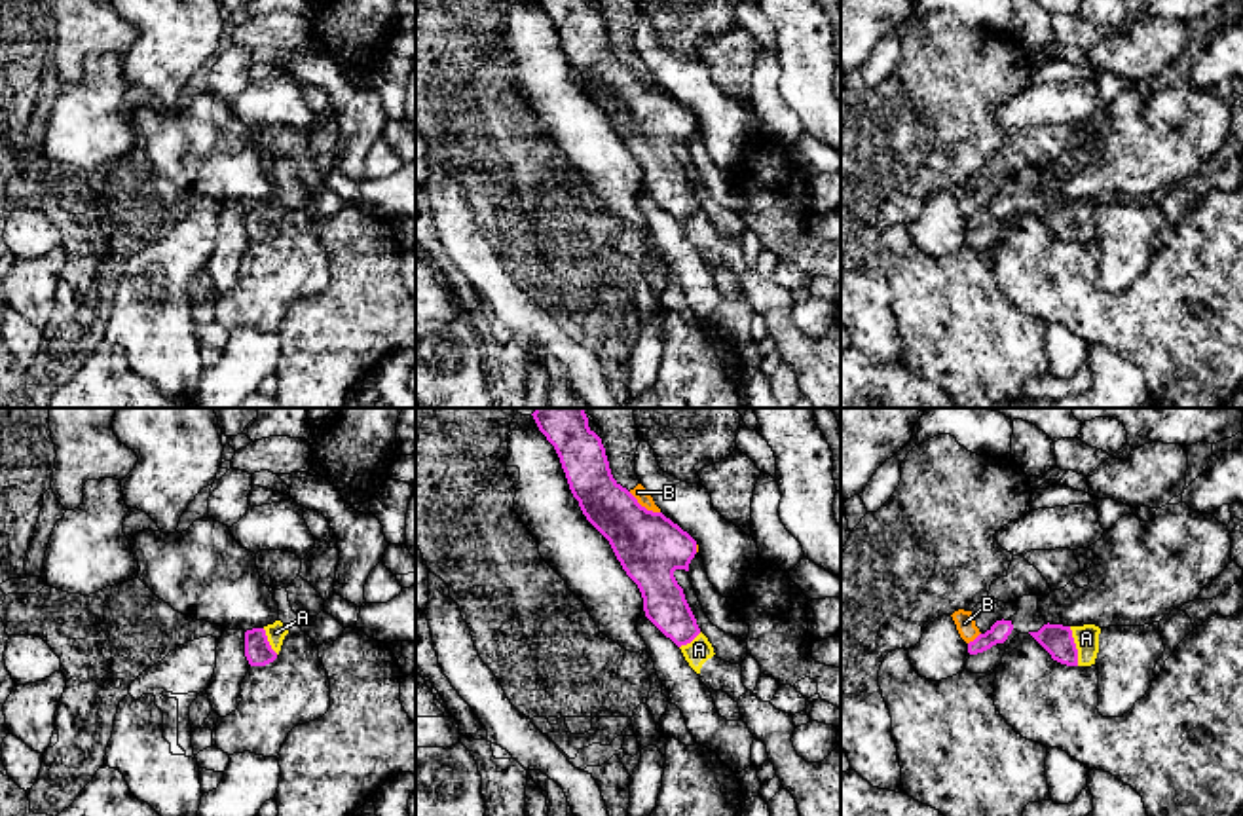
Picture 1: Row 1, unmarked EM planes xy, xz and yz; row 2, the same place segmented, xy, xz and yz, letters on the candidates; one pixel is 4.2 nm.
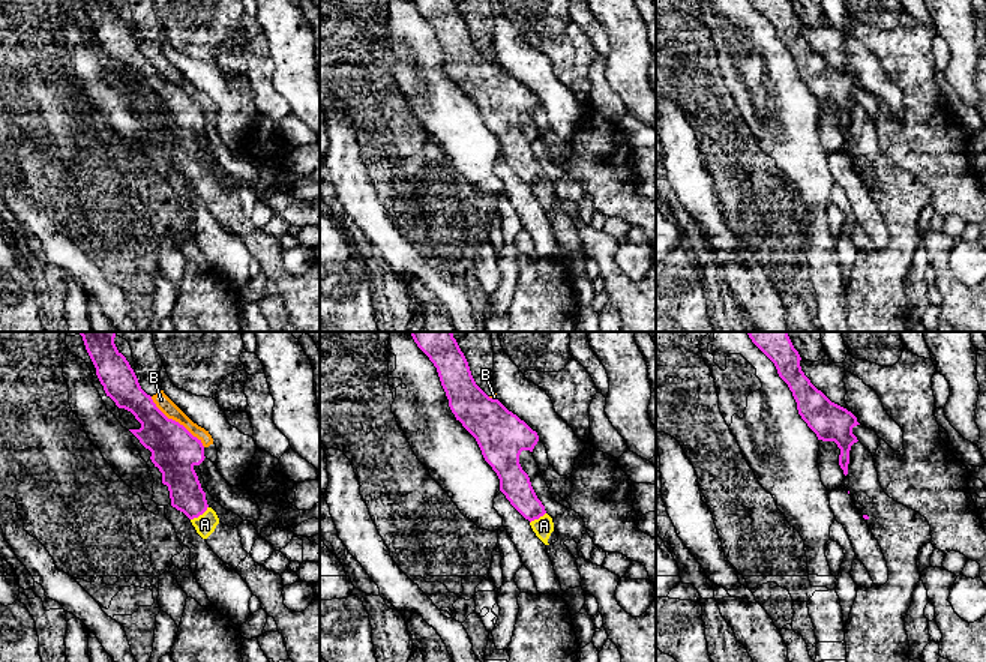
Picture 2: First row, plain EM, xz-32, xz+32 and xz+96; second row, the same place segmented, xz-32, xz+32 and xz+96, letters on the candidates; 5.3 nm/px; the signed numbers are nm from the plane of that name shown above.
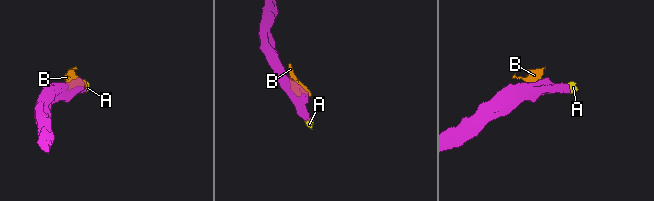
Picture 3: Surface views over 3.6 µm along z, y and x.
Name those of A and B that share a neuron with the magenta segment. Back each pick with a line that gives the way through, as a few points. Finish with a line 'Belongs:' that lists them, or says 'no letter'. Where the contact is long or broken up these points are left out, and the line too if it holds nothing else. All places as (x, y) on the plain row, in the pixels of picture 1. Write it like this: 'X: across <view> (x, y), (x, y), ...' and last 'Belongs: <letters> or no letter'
A: across yz (1057, 215), (1075, 221), (1086, 213)
Belongs: A

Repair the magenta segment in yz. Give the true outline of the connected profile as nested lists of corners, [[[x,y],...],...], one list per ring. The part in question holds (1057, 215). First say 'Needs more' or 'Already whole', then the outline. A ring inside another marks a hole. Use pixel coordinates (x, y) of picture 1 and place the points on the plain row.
Needs more. [[[1048,197],[1038,207],[1029,209],[1061,239],[1095,239],[1101,209],[1101,203],[1095,199],[1063,201]]]

